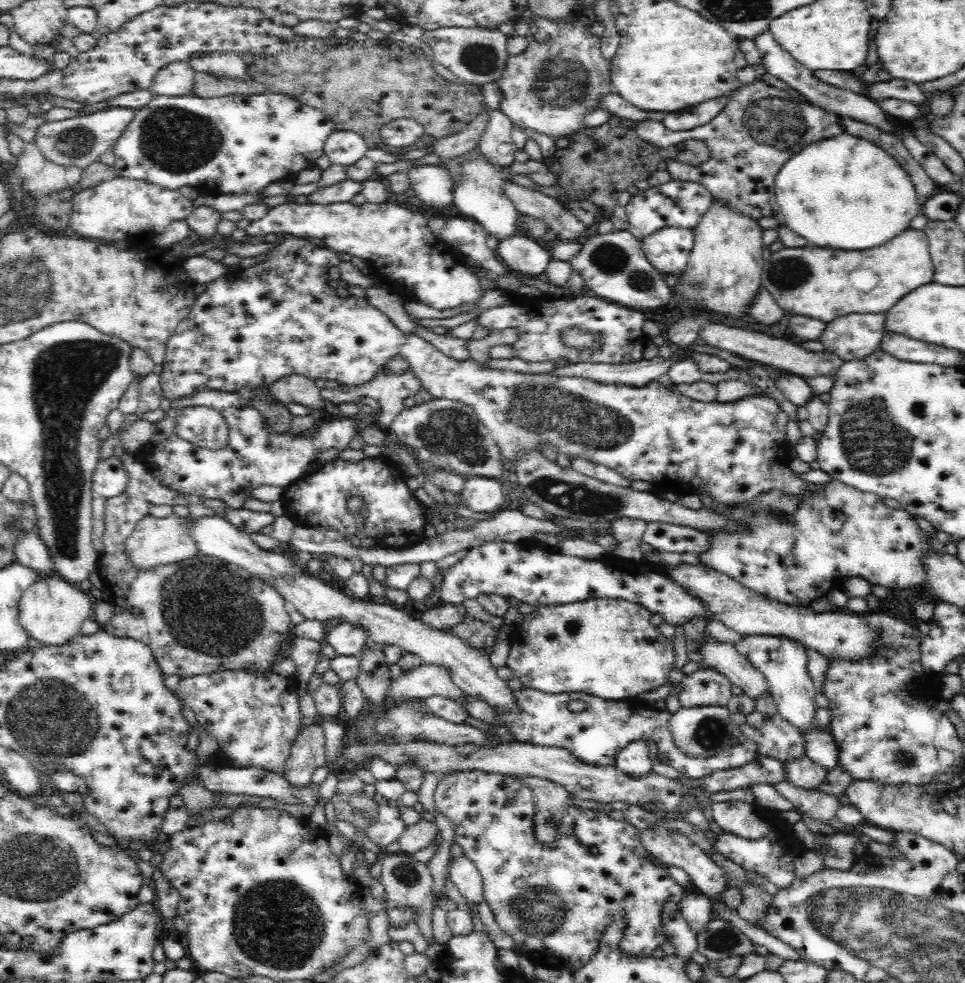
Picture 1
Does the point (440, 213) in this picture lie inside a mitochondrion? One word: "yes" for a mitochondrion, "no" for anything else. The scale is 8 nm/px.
no

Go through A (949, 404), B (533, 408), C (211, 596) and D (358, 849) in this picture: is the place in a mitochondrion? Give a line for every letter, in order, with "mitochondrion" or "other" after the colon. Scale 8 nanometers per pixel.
A: other
B: mitochondrion
C: mitochondrion
D: other

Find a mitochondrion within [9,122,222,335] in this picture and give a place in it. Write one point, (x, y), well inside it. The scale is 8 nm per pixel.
(77, 141)

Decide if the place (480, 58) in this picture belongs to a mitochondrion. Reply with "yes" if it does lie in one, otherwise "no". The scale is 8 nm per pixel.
yes

